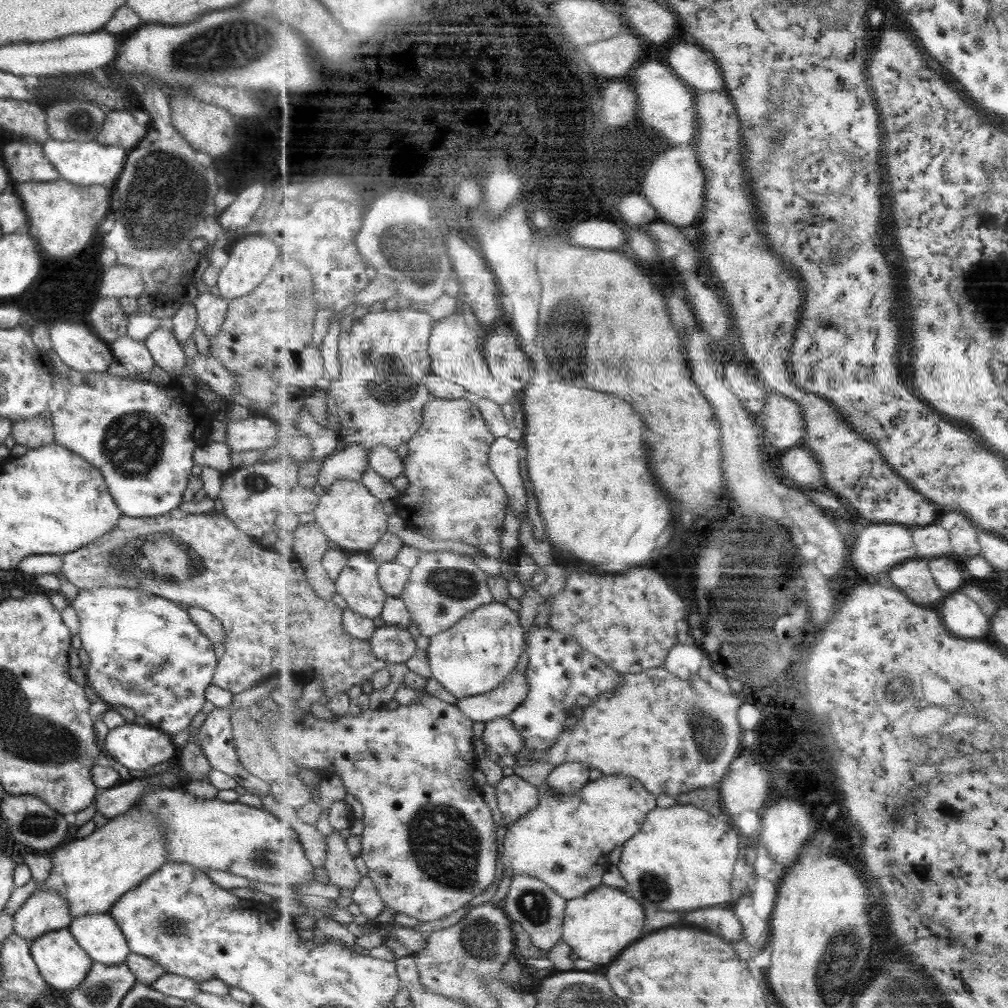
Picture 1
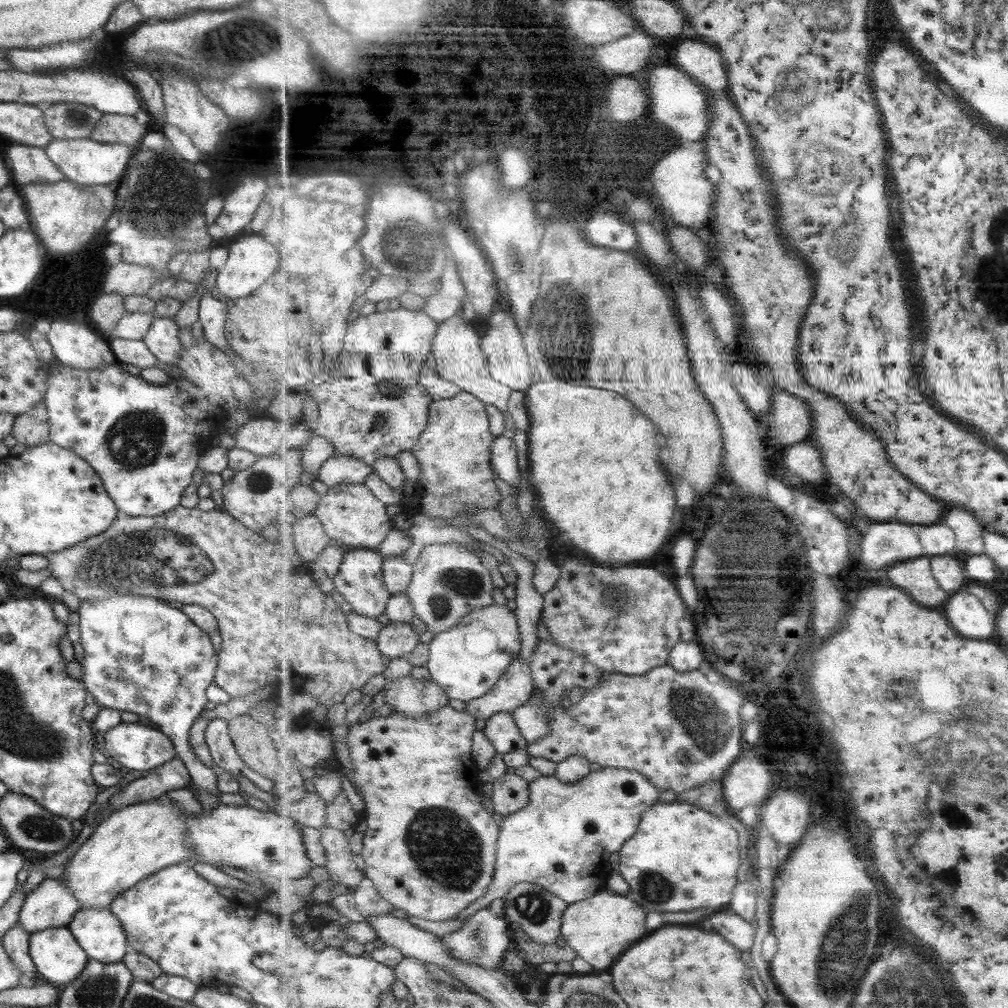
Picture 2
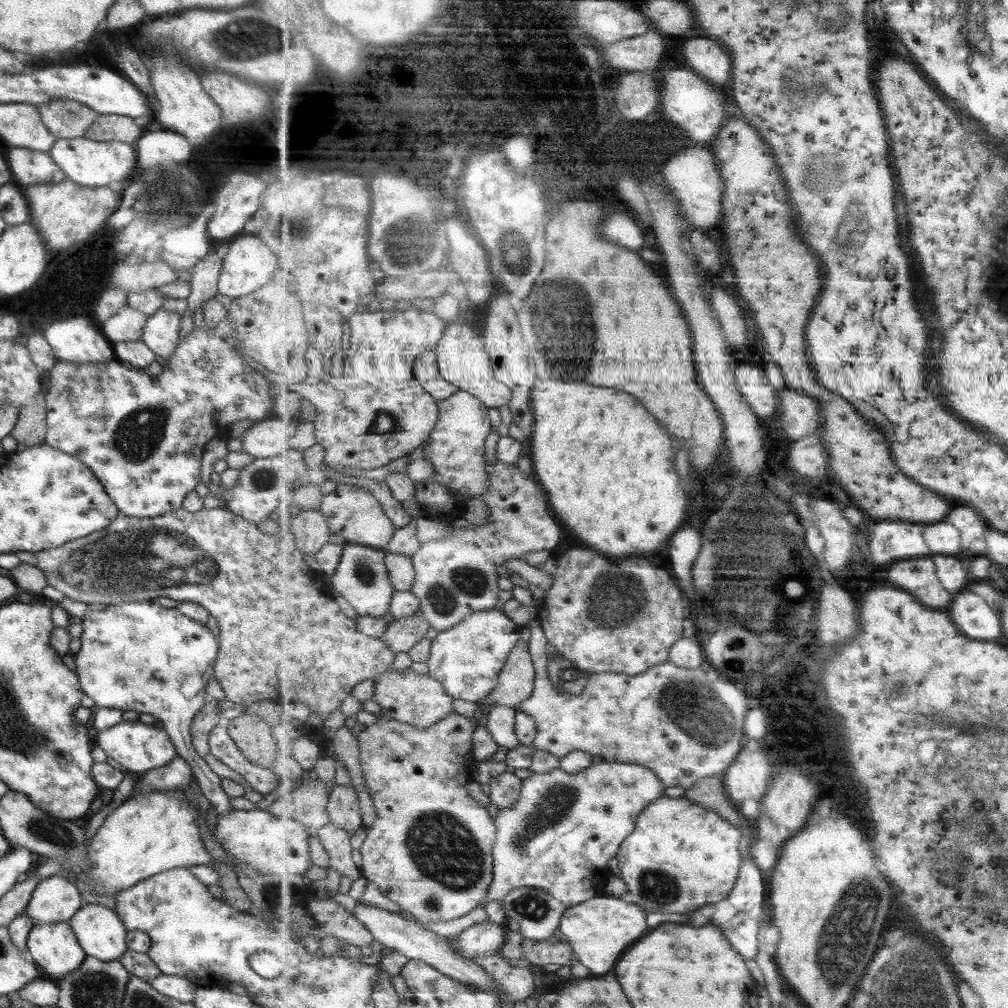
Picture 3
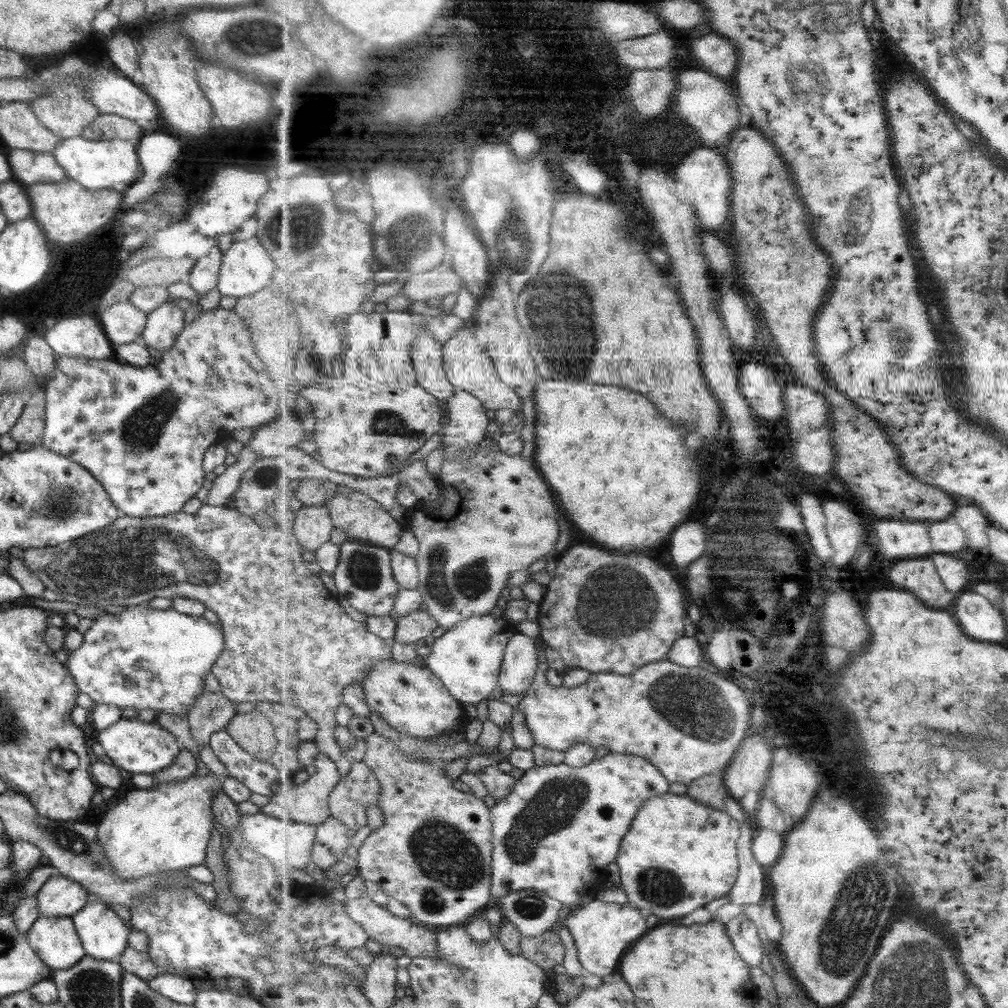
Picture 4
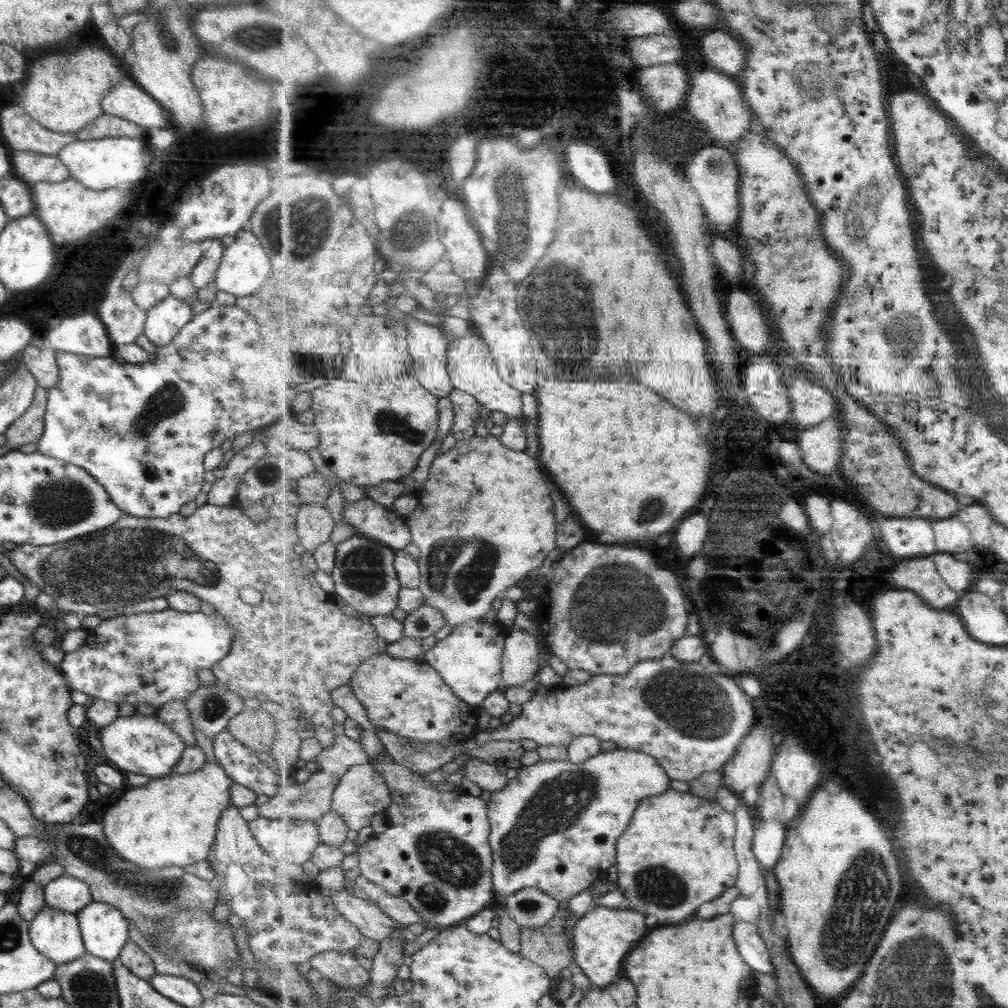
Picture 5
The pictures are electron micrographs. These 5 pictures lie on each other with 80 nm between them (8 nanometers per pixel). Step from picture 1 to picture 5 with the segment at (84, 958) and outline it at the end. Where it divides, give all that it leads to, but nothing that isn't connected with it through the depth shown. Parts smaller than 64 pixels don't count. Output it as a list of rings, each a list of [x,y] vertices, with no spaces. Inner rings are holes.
[[[43,906],[28,922],[30,943],[55,967],[86,953],[74,914]]]

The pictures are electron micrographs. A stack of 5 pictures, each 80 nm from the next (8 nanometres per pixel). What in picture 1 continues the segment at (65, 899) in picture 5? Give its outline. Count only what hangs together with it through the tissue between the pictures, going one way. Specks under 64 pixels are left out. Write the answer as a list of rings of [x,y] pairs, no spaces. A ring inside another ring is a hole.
[[[43,886],[33,892],[12,916],[13,932],[30,946],[33,939],[53,930],[65,928],[71,918],[67,912],[67,903]]]

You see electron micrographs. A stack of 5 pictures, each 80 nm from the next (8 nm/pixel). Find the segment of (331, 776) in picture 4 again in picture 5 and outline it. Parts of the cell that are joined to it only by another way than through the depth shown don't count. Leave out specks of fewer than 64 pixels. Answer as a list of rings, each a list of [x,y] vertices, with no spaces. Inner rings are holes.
[[[343,734],[337,736],[335,744],[331,748],[323,749],[313,766],[305,771],[301,784],[291,788],[277,788],[272,797],[257,802],[258,816],[269,820],[295,819],[318,822],[332,809],[332,798],[341,777],[347,774],[351,766],[369,762],[368,752],[359,740],[352,740]]]

